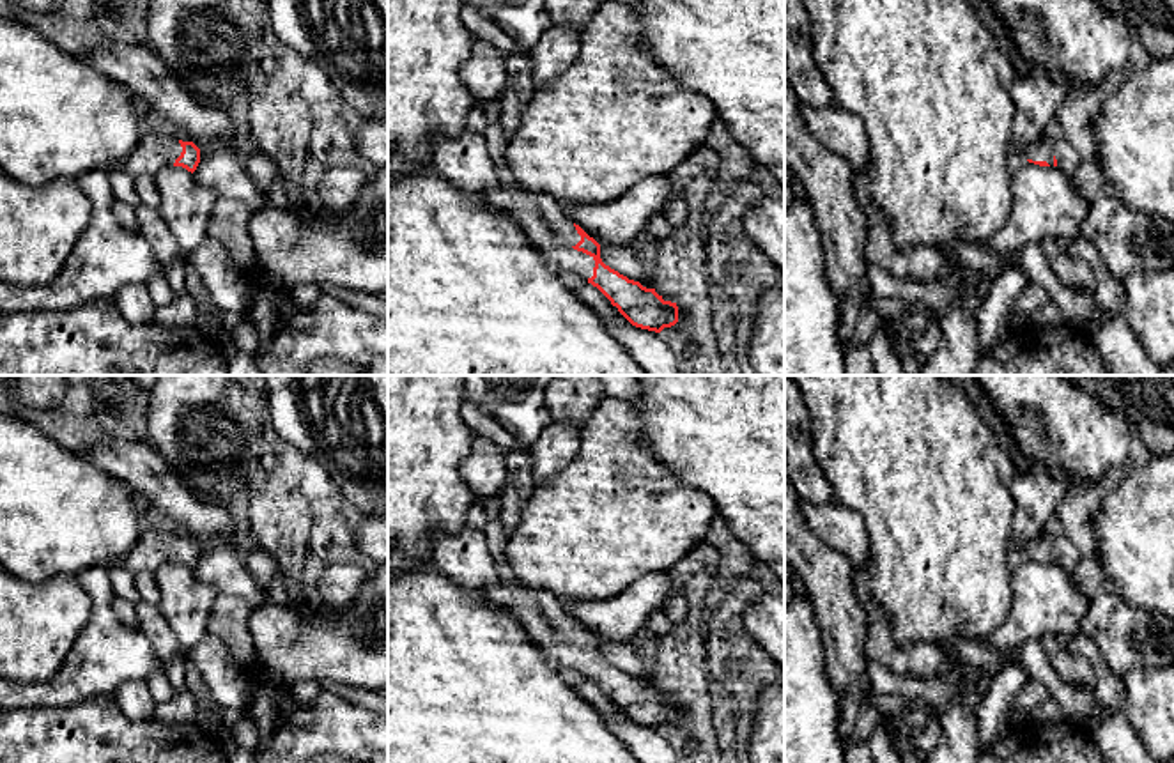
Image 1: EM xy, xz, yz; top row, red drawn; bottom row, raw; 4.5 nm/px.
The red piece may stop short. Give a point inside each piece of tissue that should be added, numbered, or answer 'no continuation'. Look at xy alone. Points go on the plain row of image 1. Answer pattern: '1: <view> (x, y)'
1: xy (153, 549)

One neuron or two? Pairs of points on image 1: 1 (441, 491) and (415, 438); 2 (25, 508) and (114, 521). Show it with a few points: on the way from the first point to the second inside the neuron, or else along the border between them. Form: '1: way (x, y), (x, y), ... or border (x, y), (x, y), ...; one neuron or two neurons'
1: way (429, 478), (415, 464), (415, 450); one neuron
2: way (46, 512), (92, 519); one neuron

